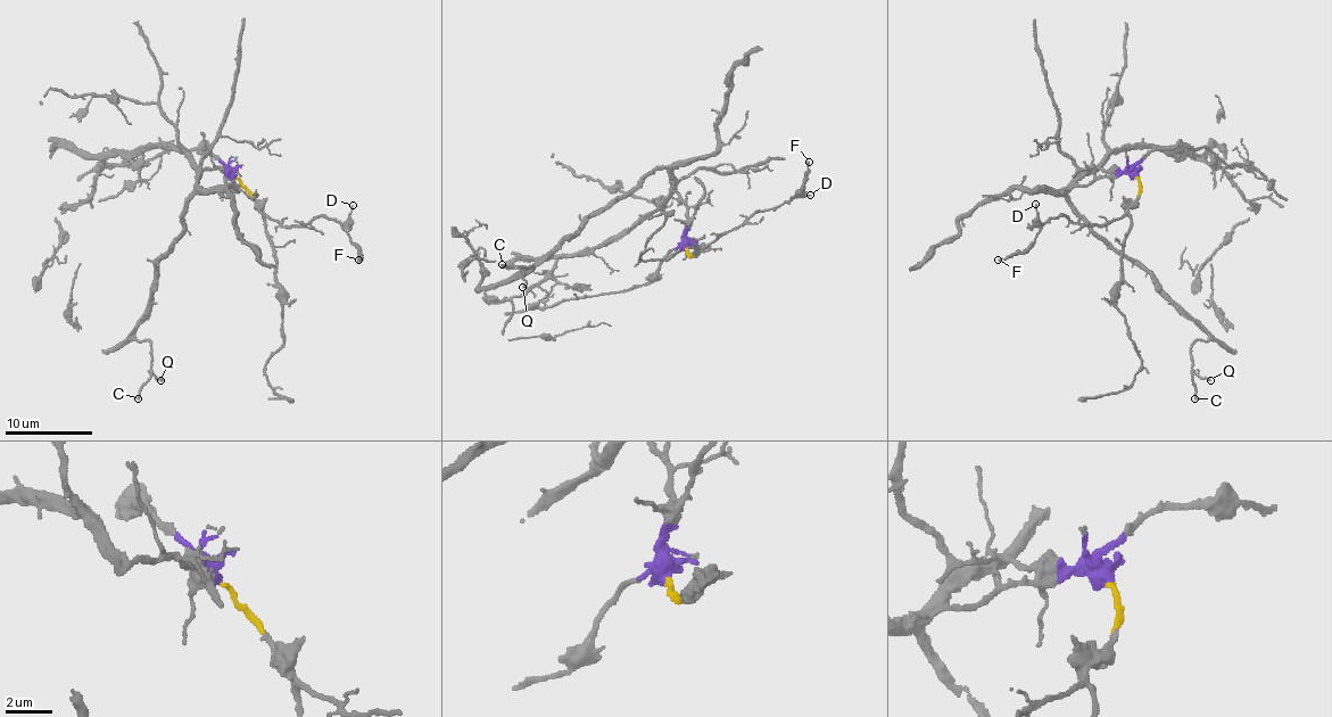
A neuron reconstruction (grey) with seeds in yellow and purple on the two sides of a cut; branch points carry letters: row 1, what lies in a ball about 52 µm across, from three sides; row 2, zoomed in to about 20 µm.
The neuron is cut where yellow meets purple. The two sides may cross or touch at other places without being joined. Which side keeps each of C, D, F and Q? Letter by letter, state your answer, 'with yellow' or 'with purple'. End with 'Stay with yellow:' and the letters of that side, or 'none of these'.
C: with purple
D: with yellow
F: with yellow
Q: with purple
Stay with yellow: D, F

